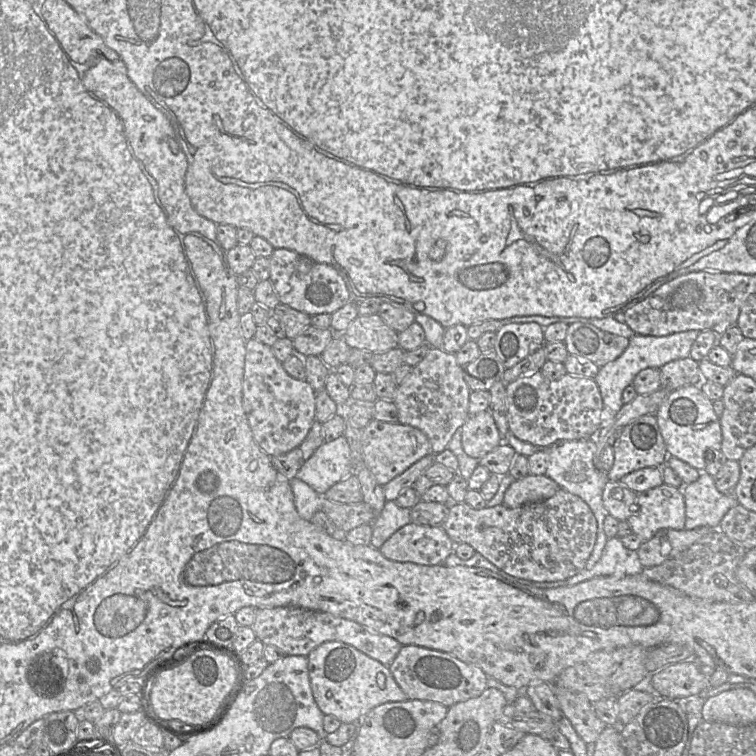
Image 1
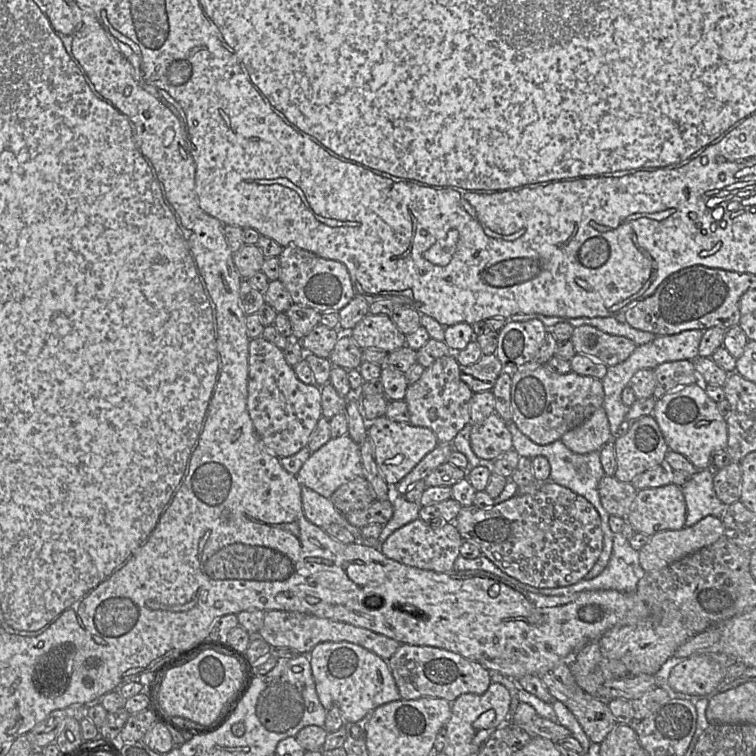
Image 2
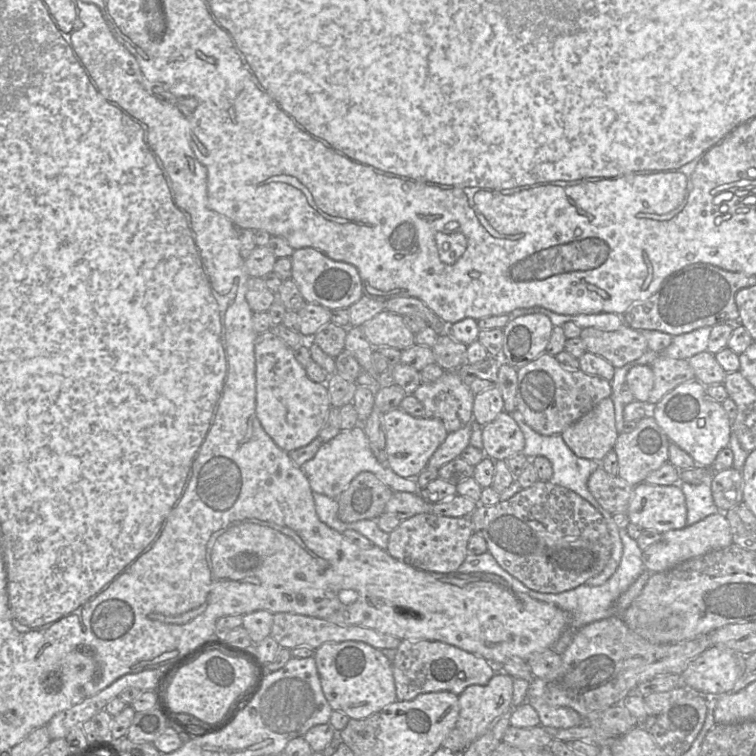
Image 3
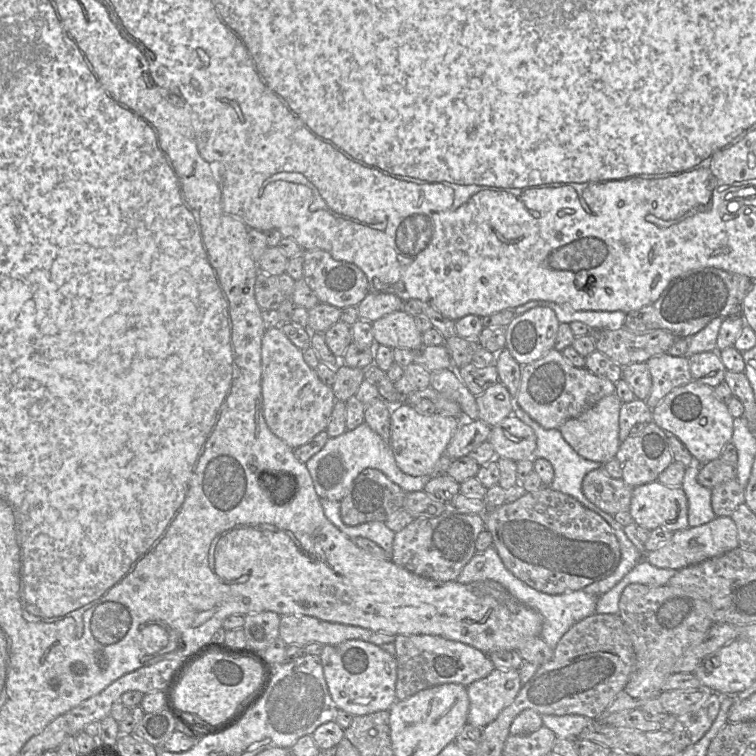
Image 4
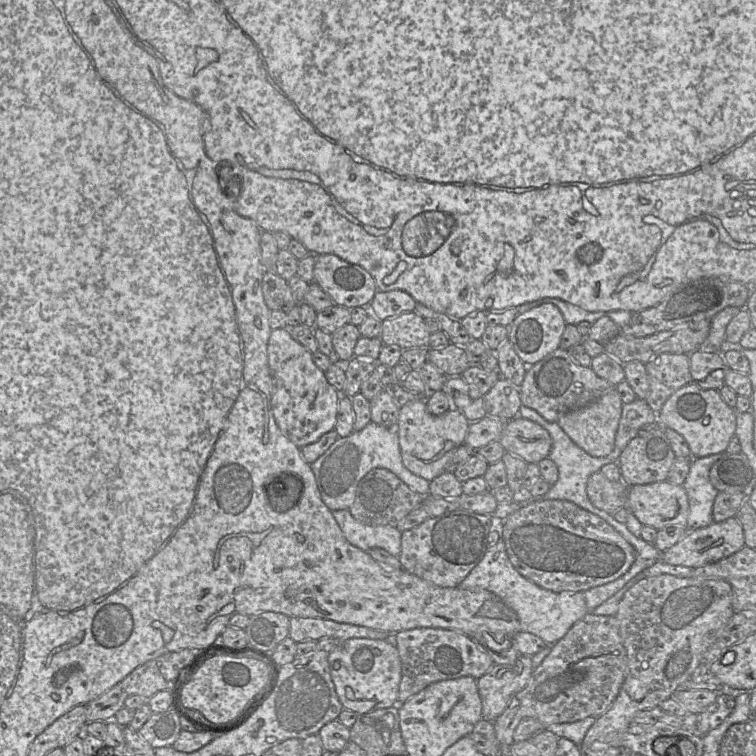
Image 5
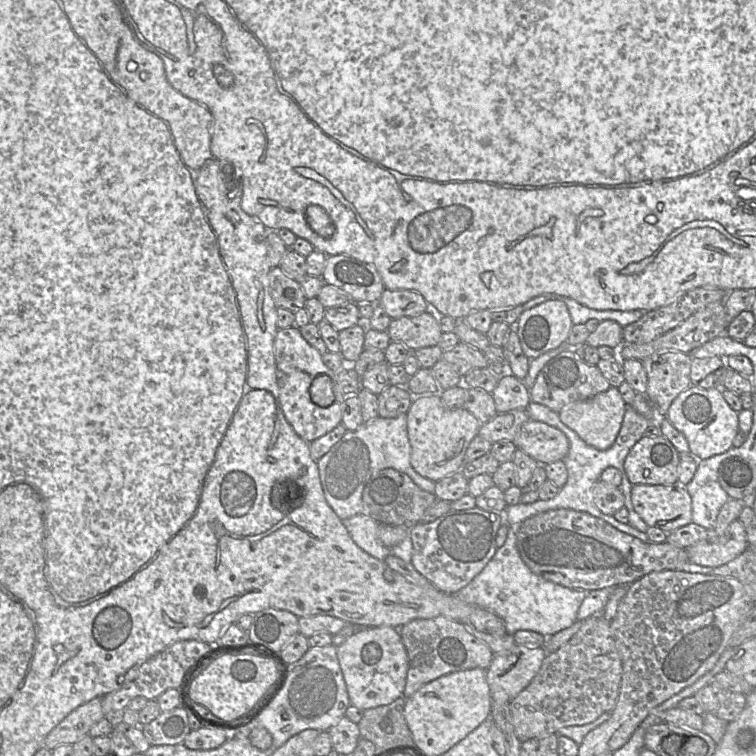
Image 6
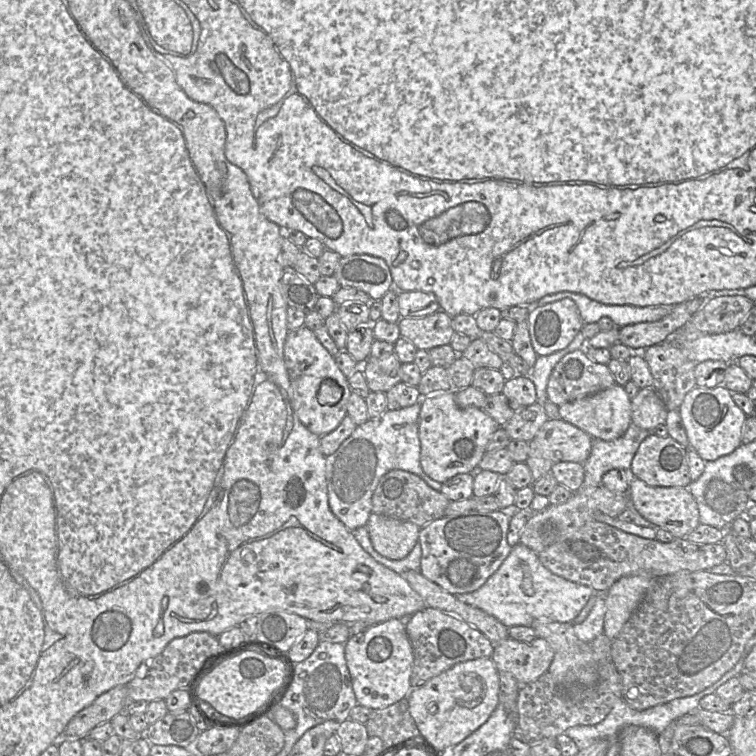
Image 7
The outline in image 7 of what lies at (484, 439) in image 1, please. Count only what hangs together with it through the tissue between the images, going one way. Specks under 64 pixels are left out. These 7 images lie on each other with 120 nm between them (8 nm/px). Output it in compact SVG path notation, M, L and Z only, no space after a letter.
M560 418L548 419L532 440L541 455L553 463L583 464L590 455L593 437Z

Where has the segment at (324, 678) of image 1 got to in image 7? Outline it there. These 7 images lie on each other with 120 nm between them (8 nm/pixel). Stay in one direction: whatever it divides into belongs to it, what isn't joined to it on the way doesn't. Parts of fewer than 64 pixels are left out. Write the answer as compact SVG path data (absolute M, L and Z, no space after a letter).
M390 619L351 636L345 645L346 664L357 703L370 709L386 708L411 691L414 655L405 626L406 619Z

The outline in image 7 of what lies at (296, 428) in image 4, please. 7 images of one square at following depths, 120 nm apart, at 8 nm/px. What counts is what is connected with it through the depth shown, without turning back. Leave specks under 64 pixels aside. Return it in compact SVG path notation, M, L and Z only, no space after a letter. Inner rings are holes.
M303 326L288 332L284 345L284 362L291 386L291 407L300 422L317 436L335 430L347 415L351 388L348 377L339 369L334 356L319 342L313 330ZM325 379L336 381L343 389L343 395L335 405L321 405L317 400L320 384Z

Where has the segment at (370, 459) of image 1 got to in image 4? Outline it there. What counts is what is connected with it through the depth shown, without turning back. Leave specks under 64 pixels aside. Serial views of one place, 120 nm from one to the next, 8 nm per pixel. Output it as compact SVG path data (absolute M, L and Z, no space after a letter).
M408 403L394 405L389 445L398 467L411 476L428 477L463 421L467 421L463 416L458 419L439 413L420 414Z

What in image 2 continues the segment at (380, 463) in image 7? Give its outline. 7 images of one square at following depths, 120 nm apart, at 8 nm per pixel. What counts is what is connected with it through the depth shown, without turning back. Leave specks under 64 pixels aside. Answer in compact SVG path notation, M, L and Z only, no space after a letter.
M345 434L337 438L331 438L322 447L313 452L302 465L296 477L302 486L306 486L329 499L341 485L357 477L363 477L363 475L364 469L360 445L348 434Z

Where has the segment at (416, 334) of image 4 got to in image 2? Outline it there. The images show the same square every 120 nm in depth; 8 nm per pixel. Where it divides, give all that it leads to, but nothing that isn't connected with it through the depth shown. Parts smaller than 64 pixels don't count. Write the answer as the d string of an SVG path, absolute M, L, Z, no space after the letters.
M366 314L351 330L351 337L361 349L380 349L387 353L406 345L406 335L385 314Z

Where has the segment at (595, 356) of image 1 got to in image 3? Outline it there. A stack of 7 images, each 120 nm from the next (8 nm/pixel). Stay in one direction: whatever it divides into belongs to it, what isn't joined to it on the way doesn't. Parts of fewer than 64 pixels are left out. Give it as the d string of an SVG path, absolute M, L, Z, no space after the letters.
M626 324L615 331L583 328L579 337L587 352L604 358L615 368L635 361L649 350L642 332Z

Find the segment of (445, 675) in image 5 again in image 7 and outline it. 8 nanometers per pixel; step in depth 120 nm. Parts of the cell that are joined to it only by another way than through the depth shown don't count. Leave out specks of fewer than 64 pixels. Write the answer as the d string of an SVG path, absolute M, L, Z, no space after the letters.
M435 608L416 612L406 620L405 626L414 655L411 689L420 687L456 664L491 658L494 653L495 645L483 633L461 618Z

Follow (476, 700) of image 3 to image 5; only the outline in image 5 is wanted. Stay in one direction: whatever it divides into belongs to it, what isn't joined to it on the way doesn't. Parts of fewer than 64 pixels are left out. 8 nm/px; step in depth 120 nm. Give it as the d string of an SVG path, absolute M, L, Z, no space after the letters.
M520 655L511 665L496 665L476 680L482 703L482 719L493 722L505 710L511 699L528 683L532 672L531 656Z

